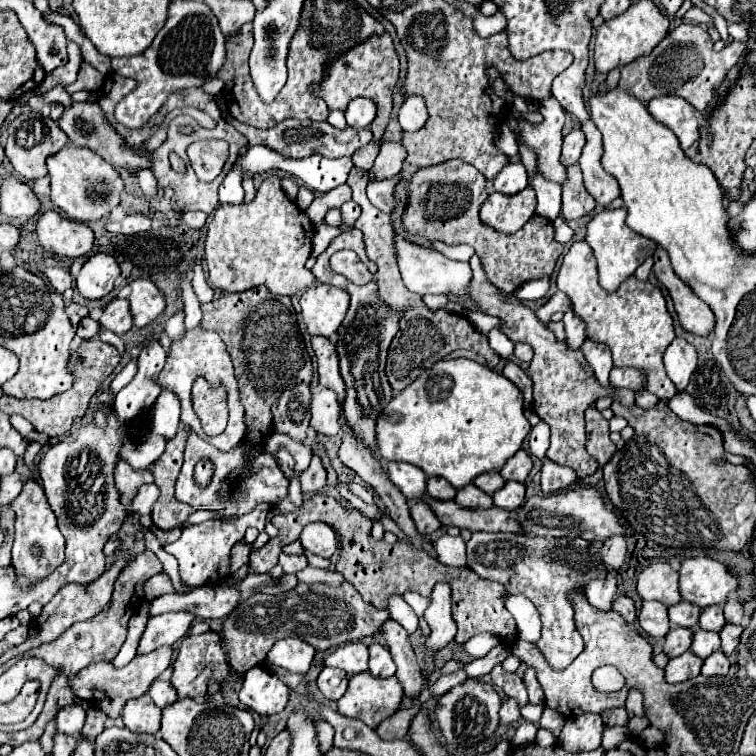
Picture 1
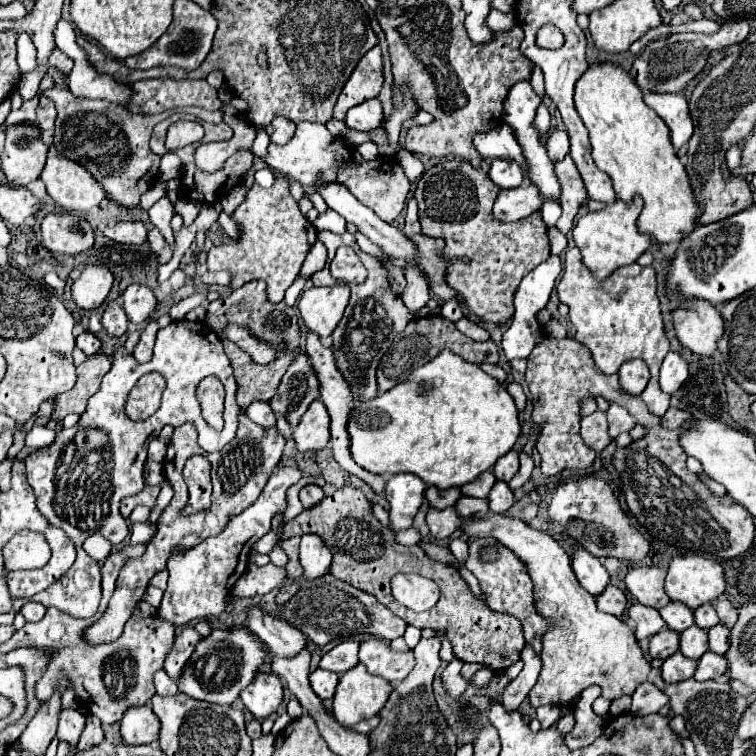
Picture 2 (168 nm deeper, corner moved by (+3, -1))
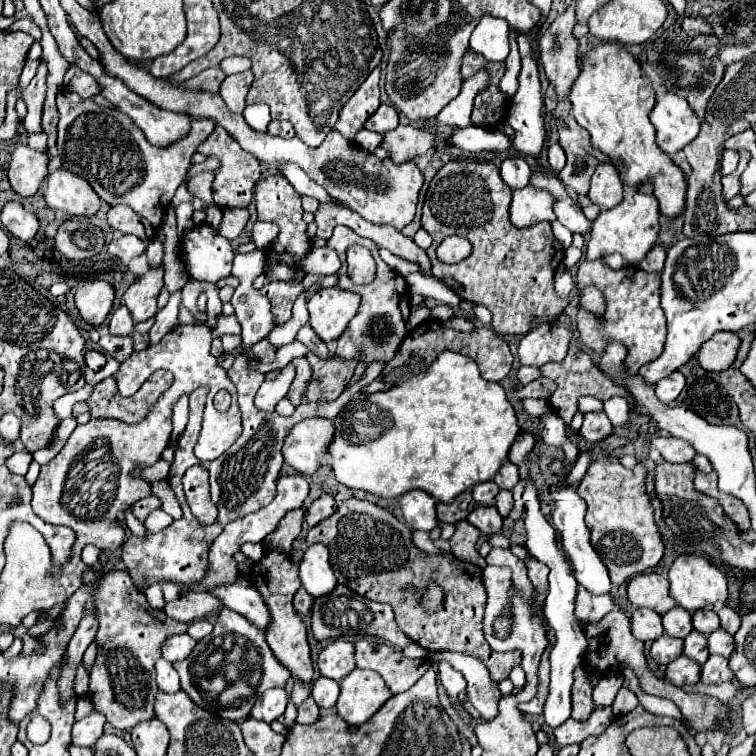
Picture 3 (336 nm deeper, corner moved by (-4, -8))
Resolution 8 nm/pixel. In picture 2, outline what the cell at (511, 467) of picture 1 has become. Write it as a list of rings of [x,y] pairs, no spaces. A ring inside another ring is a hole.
[[[510,450],[502,458],[498,458],[498,462],[494,464],[494,476],[502,482],[510,482],[516,472],[518,472],[518,452],[516,450]]]

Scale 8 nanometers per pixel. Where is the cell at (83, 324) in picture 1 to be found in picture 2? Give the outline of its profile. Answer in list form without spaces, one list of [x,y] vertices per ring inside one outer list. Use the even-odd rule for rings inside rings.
[[[90,332],[80,334],[80,336],[76,338],[76,346],[78,346],[86,356],[94,356],[94,354],[100,352],[100,340],[98,340],[94,334],[90,334]]]

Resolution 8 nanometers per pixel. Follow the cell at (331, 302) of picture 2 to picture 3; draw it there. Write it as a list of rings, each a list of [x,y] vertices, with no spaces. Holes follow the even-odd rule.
[[[319,289],[309,297],[309,315],[313,331],[325,341],[333,341],[341,337],[347,329],[349,321],[357,315],[361,297],[343,289]]]

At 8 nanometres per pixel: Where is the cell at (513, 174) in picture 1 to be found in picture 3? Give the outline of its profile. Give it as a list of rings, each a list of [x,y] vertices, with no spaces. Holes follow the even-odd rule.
[[[509,157],[501,163],[501,179],[511,187],[511,189],[521,189],[529,183],[531,177],[531,167],[523,157]]]

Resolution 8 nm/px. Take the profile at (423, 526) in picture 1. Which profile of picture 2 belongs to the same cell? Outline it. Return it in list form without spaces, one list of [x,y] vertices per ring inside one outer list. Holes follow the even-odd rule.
[[[430,508],[428,514],[426,514],[426,522],[430,526],[430,534],[436,540],[450,538],[462,526],[462,520],[460,520],[460,516],[458,516],[458,512],[454,508],[446,508],[446,510]]]

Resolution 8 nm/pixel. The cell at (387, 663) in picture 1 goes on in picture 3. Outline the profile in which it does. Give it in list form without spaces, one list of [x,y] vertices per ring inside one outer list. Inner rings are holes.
[[[373,639],[355,643],[355,659],[357,667],[377,671],[393,695],[409,689],[431,667],[427,659],[407,659],[399,649]]]

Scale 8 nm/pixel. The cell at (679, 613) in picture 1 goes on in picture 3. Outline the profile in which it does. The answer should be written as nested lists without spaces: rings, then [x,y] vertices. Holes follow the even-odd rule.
[[[673,607],[671,611],[667,611],[663,615],[663,627],[665,627],[665,633],[671,637],[679,637],[679,639],[687,637],[693,631],[689,611],[685,611],[681,607]]]

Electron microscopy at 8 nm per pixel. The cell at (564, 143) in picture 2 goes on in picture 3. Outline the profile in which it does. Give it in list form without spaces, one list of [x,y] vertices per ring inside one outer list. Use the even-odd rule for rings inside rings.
[[[553,143],[549,149],[547,149],[547,155],[549,155],[549,165],[553,167],[553,171],[561,171],[565,167],[565,153],[563,153],[563,147],[559,143]]]

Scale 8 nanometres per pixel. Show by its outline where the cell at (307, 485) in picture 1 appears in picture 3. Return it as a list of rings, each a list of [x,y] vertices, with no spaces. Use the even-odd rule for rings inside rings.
[[[323,493],[319,499],[315,499],[315,501],[309,505],[309,509],[307,509],[307,513],[305,513],[305,521],[307,521],[309,527],[313,527],[313,525],[321,523],[323,519],[327,519],[329,515],[333,515],[335,509],[337,509],[337,507],[335,507],[333,495]]]

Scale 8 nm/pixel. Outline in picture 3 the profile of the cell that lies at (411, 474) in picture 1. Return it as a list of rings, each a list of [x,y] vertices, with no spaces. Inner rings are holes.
[[[421,489],[407,491],[405,495],[399,497],[399,505],[401,505],[405,523],[411,529],[421,529],[421,531],[431,531],[437,525],[435,503],[437,501]]]

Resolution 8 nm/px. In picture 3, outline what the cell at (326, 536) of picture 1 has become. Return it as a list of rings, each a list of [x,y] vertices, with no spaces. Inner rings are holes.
[[[313,543],[307,547],[299,565],[299,577],[303,581],[303,587],[313,597],[321,597],[333,591],[337,579],[329,563],[329,549],[323,543]]]

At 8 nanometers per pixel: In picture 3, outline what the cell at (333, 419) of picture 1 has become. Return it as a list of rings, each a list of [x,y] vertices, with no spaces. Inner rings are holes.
[[[313,417],[297,423],[285,439],[285,463],[301,475],[313,475],[329,455],[329,443],[335,439],[335,425],[327,417]]]

